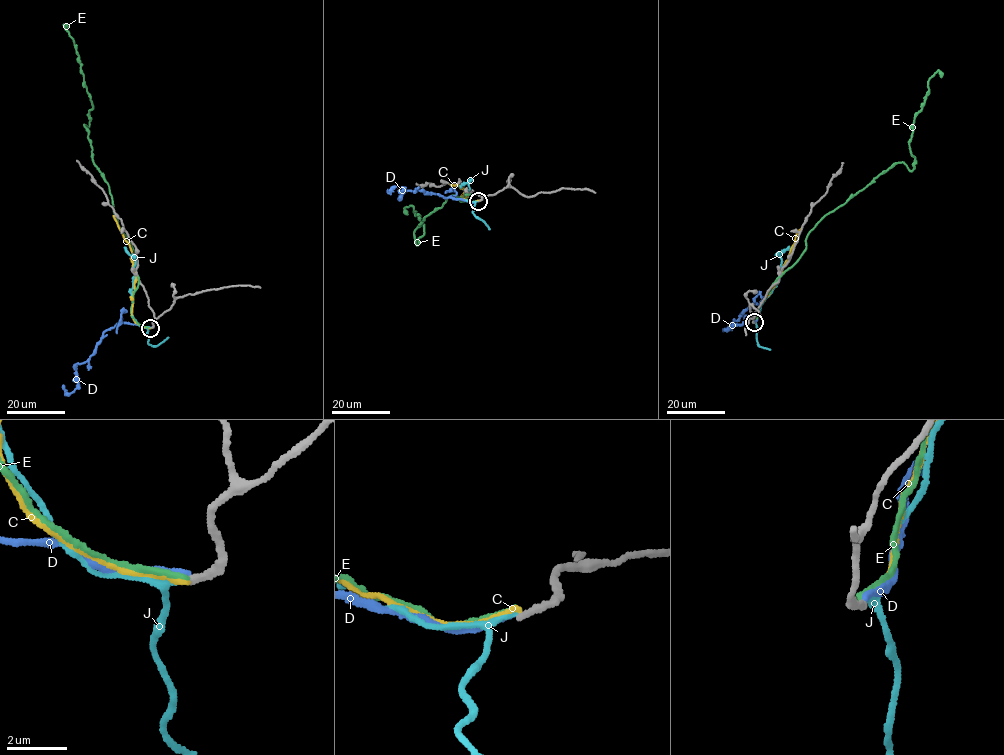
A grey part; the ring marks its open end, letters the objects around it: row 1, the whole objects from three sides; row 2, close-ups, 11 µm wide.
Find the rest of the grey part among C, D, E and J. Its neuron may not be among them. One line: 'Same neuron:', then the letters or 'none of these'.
Same neuron: none of these

